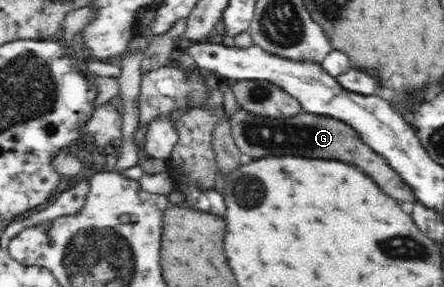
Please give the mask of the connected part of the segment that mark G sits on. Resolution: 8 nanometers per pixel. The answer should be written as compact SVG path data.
M239 108L230 123L232 136L239 146L240 152L255 160L261 157L311 157L311 159L337 159L357 166L393 199L403 204L416 201L411 186L392 168L381 154L365 144L353 127L331 116L303 112L288 118L271 119Z

